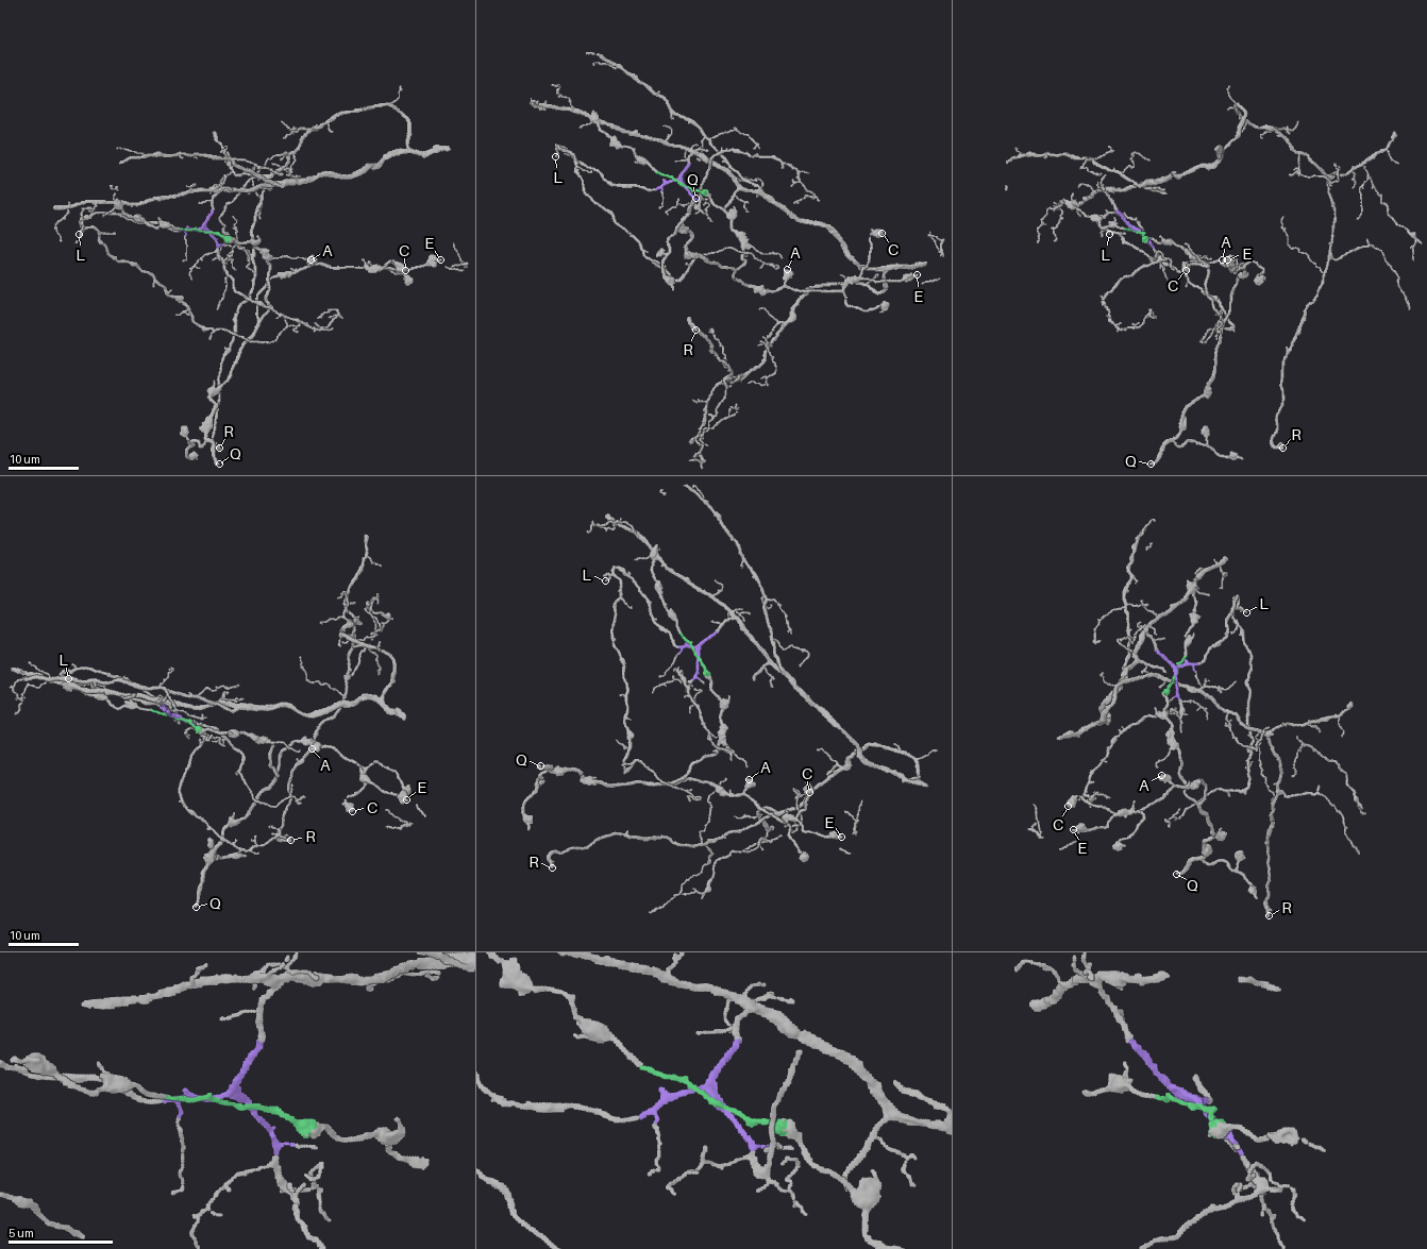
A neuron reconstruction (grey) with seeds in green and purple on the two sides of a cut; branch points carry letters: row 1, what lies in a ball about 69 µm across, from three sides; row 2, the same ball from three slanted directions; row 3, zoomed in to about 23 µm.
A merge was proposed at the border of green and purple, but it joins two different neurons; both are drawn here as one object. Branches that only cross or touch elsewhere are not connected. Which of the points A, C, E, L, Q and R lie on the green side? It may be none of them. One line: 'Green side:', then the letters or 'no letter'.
Green side: A, C, E, Q

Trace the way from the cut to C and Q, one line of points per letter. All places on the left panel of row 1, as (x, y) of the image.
C: (205, 232), (265, 256), (259, 319), (272, 277), (319, 263), (405, 270)
Q: (205, 232), (251, 242), (268, 267), (268, 310), (232, 373), (211, 394), (214, 410), (206, 437), (219, 463)

